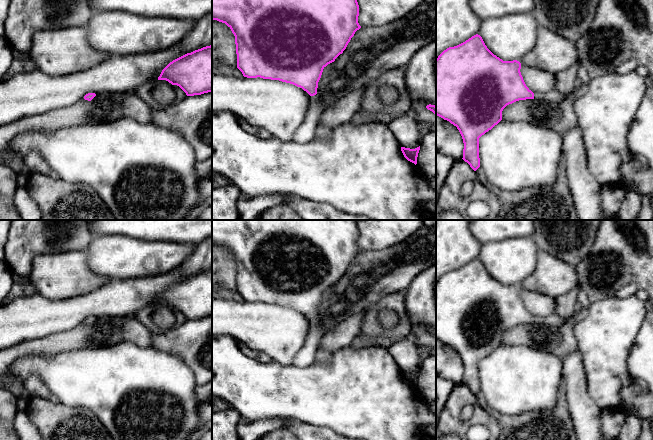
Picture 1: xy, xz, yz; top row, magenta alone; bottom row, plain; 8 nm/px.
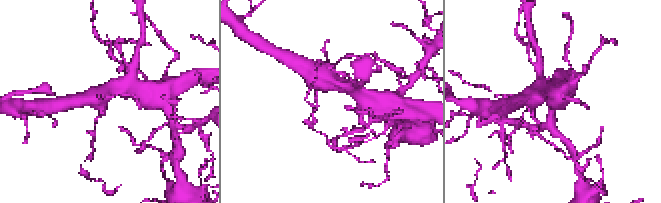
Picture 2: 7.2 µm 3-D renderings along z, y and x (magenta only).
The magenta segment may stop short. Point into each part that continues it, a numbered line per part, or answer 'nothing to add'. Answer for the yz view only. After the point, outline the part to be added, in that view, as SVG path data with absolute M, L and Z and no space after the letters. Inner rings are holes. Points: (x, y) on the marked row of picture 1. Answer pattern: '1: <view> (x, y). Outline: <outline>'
1: yz (552, 96). Outline: M555 89L546 92L546 93L534 93L534 99L536 100L543 100L543 101L547 101L547 102L555 102L560 104L562 101L566 100L569 95L561 95L560 93L558 93Z

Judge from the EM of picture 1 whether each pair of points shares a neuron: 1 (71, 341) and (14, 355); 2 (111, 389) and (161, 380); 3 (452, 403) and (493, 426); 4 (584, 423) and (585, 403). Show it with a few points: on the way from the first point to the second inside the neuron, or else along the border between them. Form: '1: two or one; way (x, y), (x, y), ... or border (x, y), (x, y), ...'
1: one; way (57, 342), (48, 346), (28, 347)
2: one; way (123, 385), (149, 384)
3: one; way (452, 416), (460, 424), (480, 420)
4: one; way (584, 418), (584, 408)

